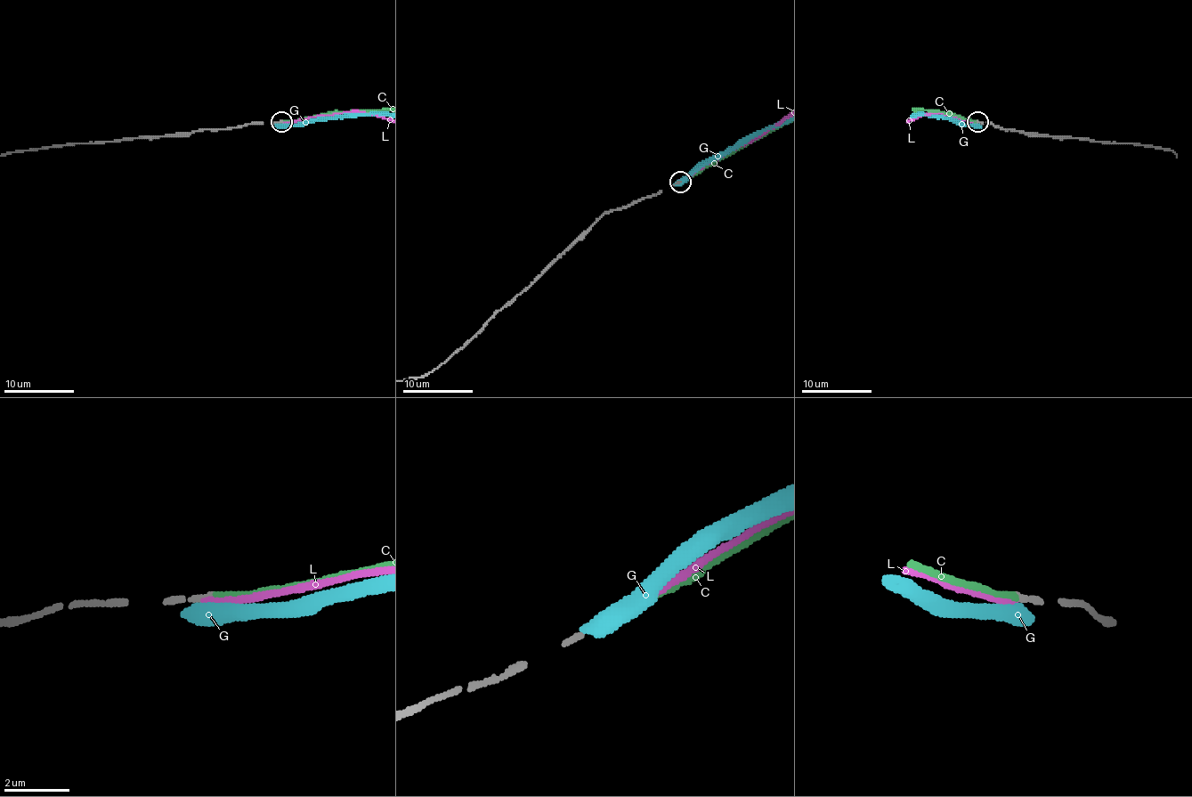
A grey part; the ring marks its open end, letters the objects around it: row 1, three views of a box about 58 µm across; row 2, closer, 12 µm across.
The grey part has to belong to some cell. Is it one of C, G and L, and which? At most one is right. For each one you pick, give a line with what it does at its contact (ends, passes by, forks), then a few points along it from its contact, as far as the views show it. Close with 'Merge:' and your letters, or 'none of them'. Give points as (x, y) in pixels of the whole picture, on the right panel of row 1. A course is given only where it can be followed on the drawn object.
C: it ends
Merge: C

